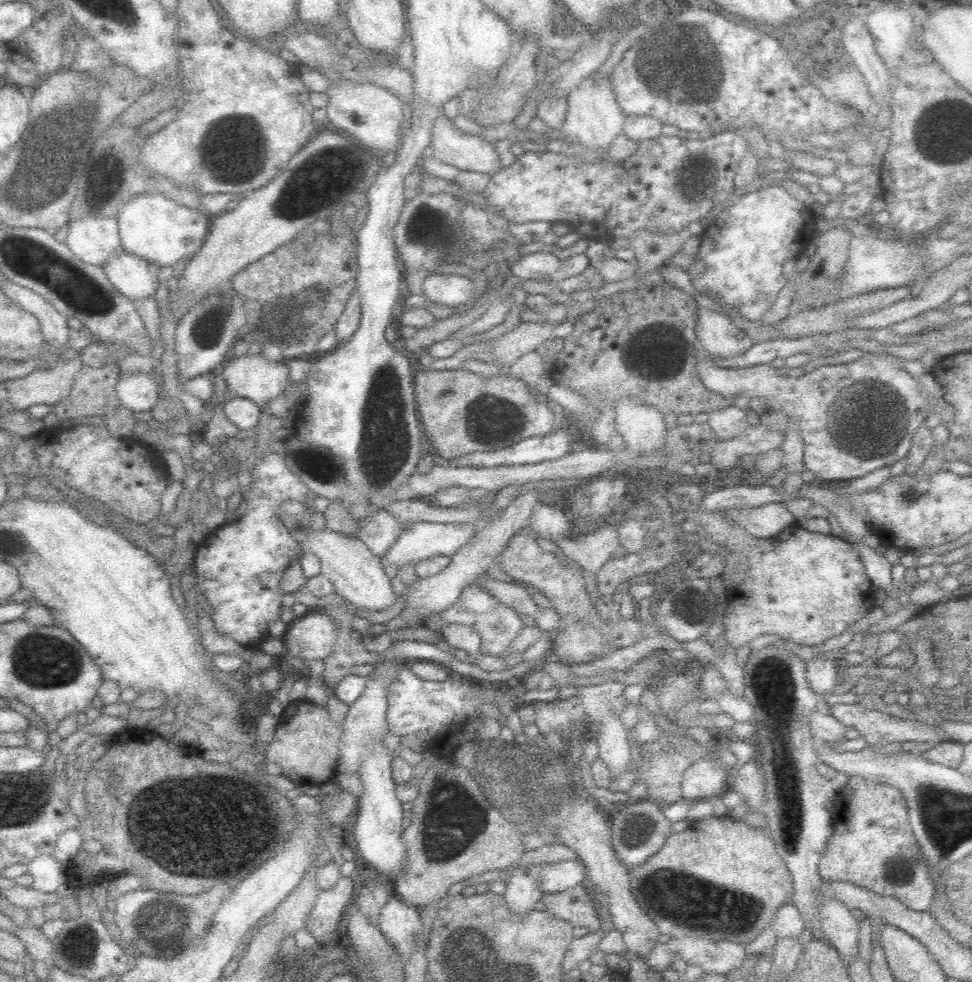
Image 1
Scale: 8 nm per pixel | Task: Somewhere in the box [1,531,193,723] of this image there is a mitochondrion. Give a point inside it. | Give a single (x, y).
(41, 660)

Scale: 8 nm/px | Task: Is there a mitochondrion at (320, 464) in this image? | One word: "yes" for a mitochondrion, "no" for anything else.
yes

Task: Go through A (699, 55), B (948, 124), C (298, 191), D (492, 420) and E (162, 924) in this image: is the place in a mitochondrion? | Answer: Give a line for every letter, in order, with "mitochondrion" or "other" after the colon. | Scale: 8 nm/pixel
A: mitochondrion
B: mitochondrion
C: mitochondrion
D: mitochondrion
E: mitochondrion

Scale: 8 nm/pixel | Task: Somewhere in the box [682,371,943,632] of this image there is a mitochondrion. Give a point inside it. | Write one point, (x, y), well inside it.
(866, 417)

